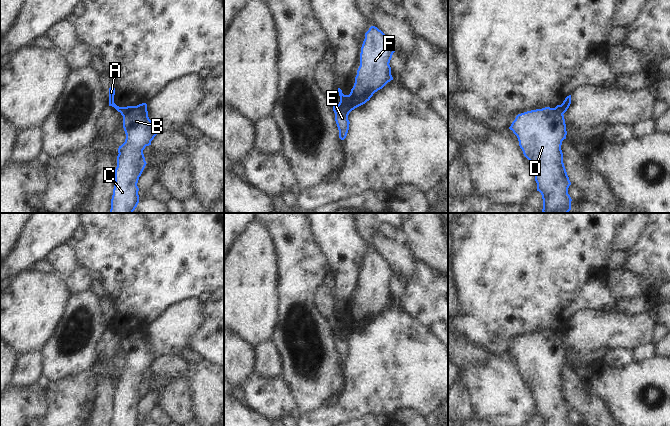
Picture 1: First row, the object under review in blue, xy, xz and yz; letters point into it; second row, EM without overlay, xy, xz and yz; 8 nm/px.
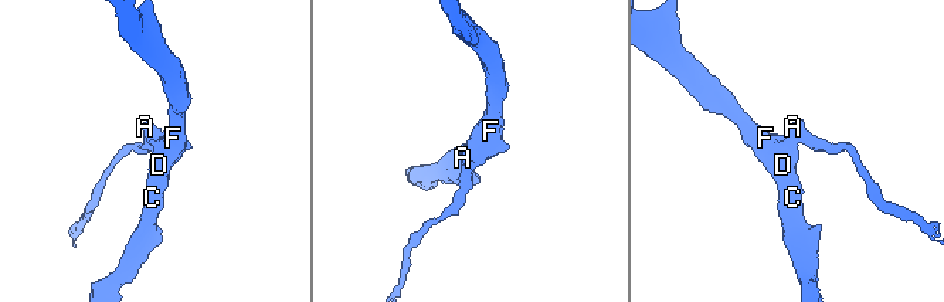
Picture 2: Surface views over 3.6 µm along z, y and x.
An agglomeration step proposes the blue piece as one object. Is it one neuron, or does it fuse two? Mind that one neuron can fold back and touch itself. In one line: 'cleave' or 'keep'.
cleave

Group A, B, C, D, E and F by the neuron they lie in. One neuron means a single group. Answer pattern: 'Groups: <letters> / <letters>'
Groups: A E / B C D F

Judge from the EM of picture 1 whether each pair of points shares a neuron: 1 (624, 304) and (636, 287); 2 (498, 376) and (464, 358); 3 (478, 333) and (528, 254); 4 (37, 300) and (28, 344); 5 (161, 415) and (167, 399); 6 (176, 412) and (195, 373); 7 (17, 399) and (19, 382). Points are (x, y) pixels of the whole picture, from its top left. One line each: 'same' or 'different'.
1: different
2: different
3: same
4: same
5: different
6: different
7: different

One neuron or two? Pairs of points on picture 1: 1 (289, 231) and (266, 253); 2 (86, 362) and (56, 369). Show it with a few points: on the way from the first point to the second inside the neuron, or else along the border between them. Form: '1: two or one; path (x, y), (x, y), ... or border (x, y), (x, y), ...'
1: two; border (263, 224), (272, 236), (280, 268)
2: one; path (79, 362), (63, 362)

